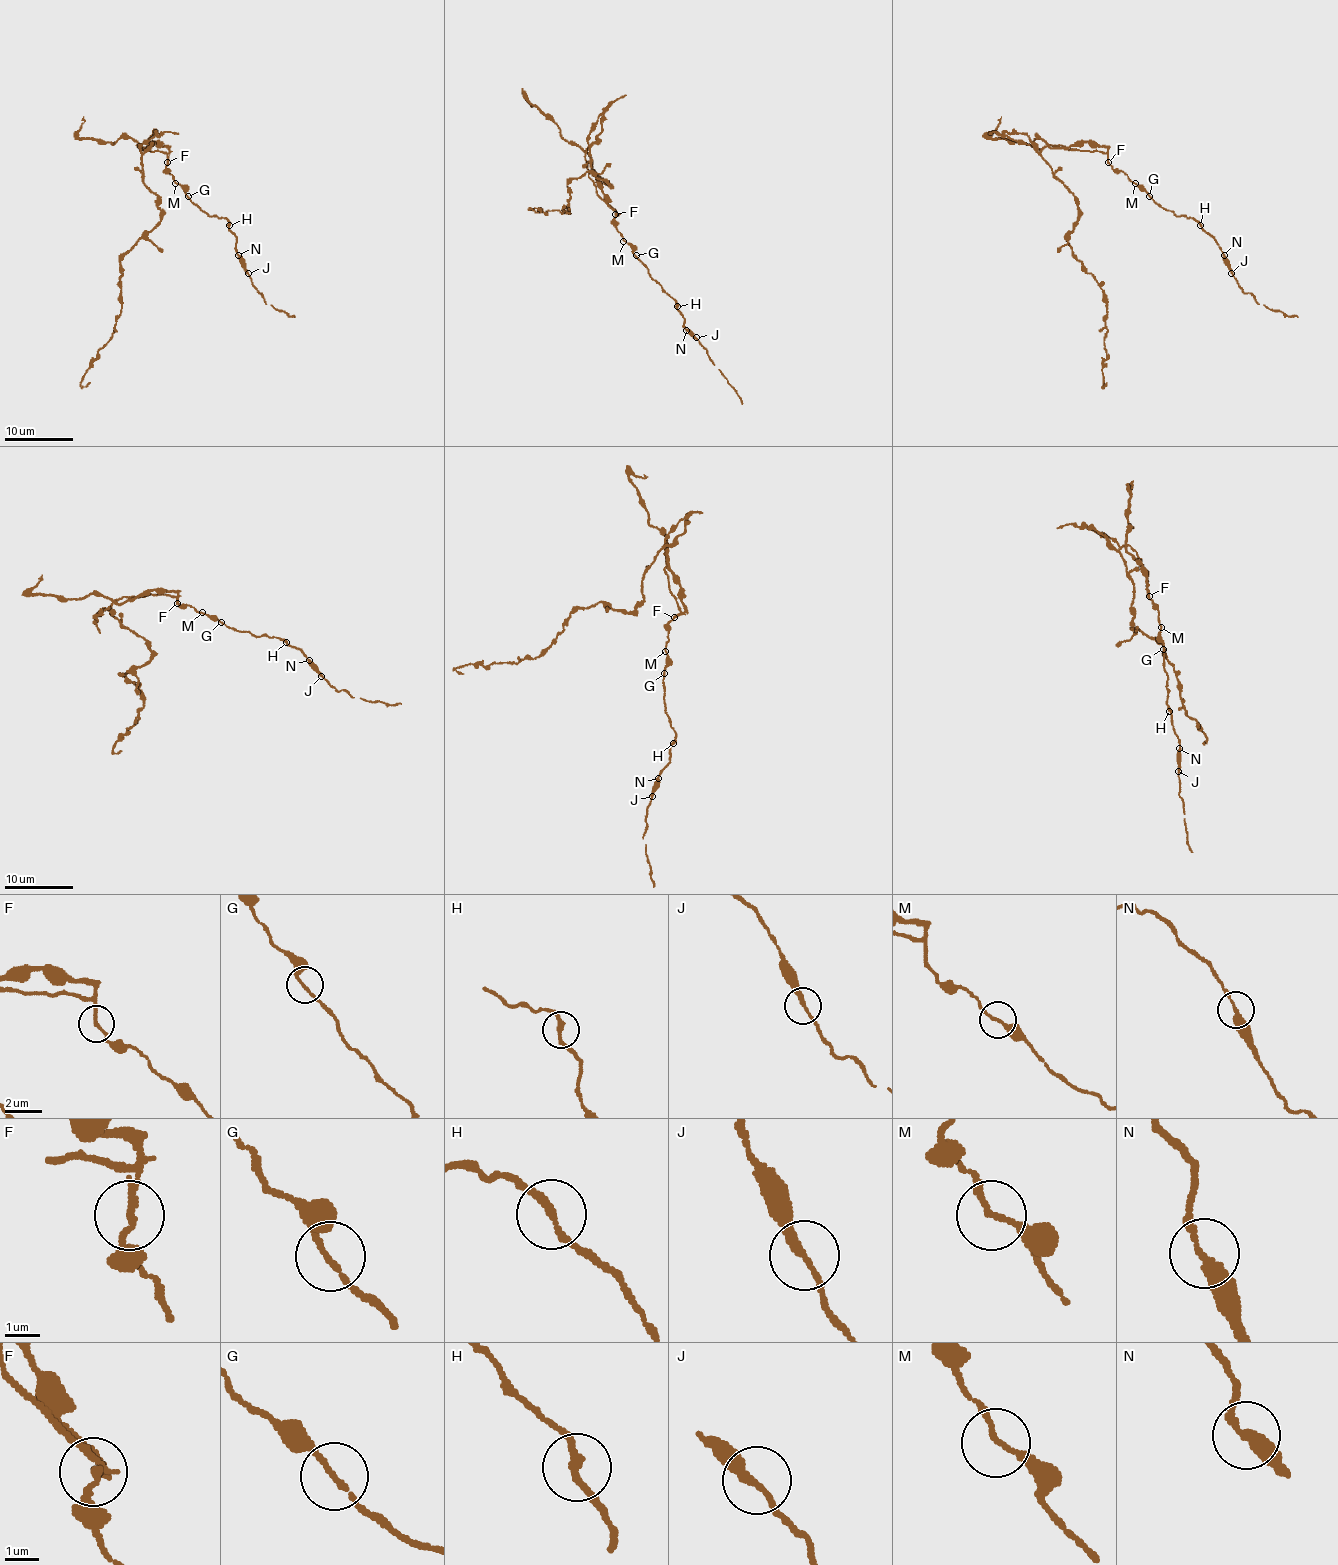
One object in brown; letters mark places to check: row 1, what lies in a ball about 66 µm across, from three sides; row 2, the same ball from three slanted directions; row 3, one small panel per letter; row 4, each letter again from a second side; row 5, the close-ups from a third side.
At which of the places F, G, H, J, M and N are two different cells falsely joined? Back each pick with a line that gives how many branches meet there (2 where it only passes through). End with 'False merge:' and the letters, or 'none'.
F: branches 2
False merge: F

